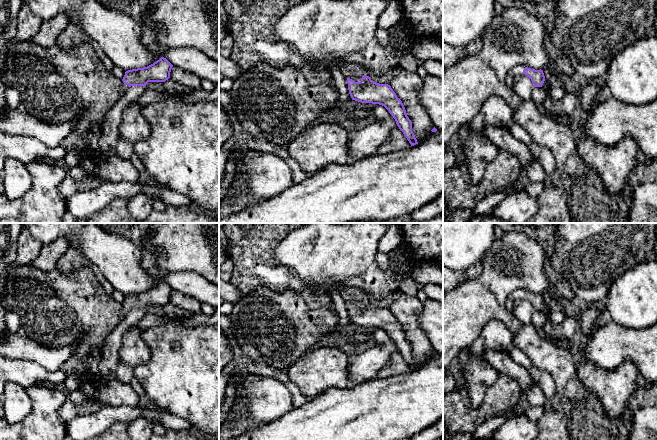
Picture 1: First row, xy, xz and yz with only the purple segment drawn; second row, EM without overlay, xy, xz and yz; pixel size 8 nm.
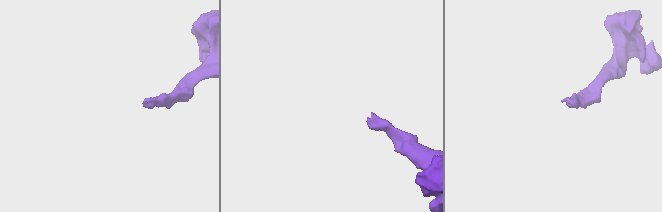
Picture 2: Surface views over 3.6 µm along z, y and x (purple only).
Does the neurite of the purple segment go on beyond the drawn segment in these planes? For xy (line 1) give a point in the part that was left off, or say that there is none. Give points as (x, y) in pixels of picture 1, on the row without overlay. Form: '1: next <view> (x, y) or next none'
1: next xy (124, 311)

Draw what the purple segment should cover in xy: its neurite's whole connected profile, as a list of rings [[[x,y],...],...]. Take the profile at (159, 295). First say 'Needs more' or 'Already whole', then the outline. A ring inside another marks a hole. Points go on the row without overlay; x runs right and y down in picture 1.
Needs more. [[[164,281],[153,288],[128,294],[122,303],[123,308],[120,312],[120,319],[124,320],[131,310],[146,310],[148,306],[165,306],[170,302],[173,289]]]

